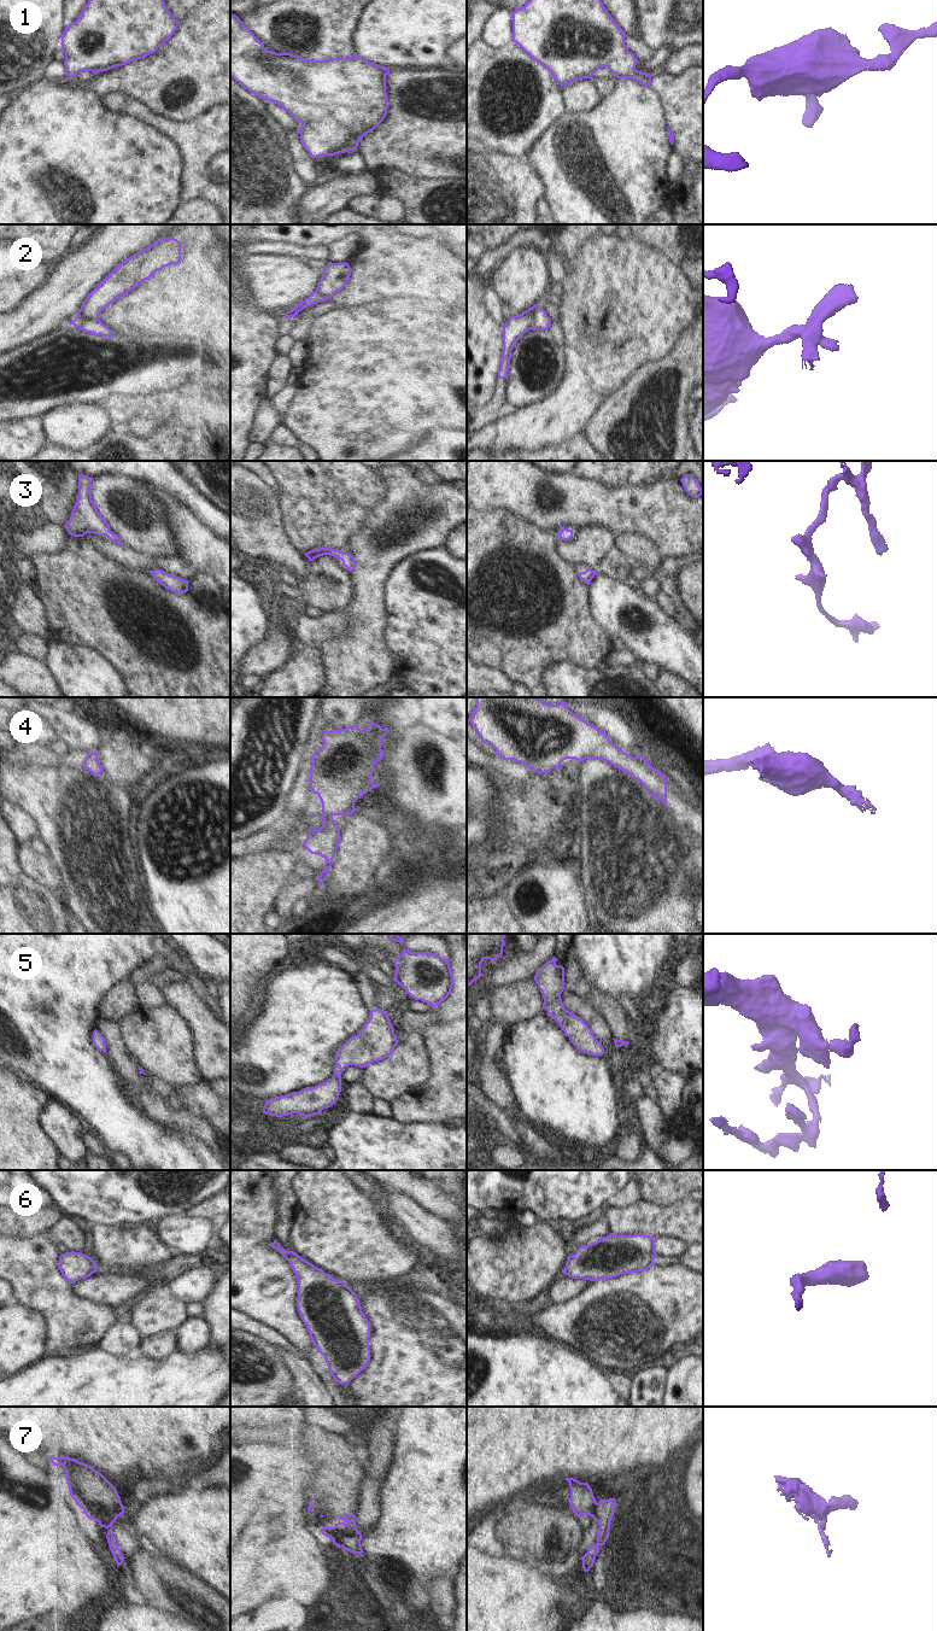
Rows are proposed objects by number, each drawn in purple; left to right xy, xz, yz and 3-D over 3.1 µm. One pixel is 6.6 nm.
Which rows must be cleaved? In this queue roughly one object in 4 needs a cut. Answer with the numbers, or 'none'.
2, 7

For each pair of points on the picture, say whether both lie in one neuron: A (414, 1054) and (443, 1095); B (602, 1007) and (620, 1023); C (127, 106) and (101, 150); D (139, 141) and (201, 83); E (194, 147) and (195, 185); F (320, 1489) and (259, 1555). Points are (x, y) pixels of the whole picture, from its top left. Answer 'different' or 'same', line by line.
A: different
B: same
C: different
D: different
E: same
F: different

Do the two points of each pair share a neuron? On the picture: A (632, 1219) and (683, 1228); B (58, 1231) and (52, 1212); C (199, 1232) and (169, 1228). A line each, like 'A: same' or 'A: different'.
A: same
B: different
C: same

